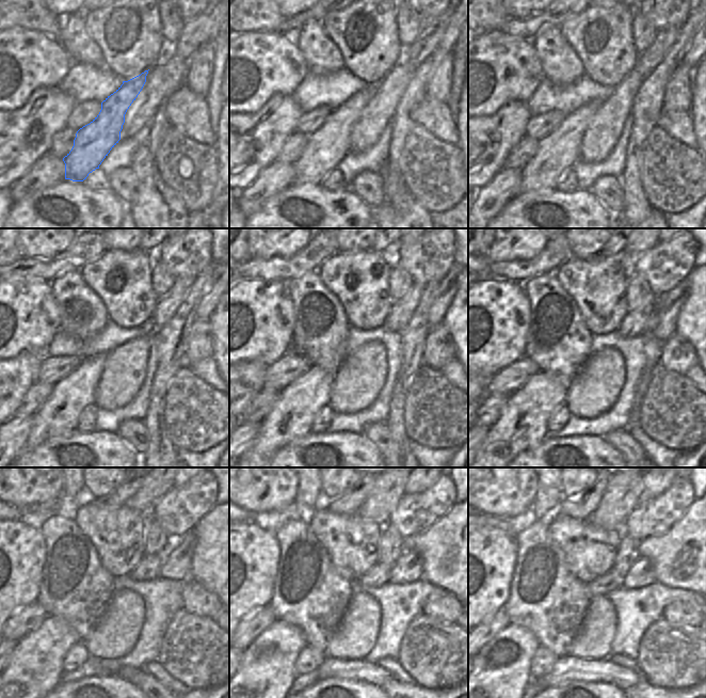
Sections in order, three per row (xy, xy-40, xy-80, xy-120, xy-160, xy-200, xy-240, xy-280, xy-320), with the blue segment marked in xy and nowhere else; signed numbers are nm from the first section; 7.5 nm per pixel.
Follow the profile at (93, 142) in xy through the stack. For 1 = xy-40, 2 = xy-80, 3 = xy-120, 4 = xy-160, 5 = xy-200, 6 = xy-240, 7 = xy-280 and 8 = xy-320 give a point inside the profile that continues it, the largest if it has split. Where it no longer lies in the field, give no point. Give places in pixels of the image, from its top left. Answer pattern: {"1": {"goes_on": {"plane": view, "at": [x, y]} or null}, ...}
{"1": {"goes_on": {"plane": "xy-40", "at": [326, 146]}}, "2": {"goes_on": {"plane": "xy-80", "at": [557, 152]}}, "3": {"goes_on": {"plane": "xy-120", "at": [59, 415]}}, "4": {"goes_on": {"plane": "xy-160", "at": [291, 417]}}, "5": {"goes_on": {"plane": "xy-200", "at": [523, 425]}}, "6": {"goes_on": {"plane": "xy-240", "at": [35, 668]}}, "7": {"goes_on": {"plane": "xy-280", "at": [267, 671]}}, "8": {"goes_on": {"plane": "xy-320", "at": [500, 673]}}}

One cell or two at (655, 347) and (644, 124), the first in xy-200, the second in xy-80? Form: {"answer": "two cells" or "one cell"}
{"answer": "one cell"}

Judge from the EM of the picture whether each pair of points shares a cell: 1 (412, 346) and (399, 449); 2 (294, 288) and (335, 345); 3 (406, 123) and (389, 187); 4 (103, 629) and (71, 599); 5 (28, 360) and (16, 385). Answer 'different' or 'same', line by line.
1: same
2: same
3: same
4: different
5: same

